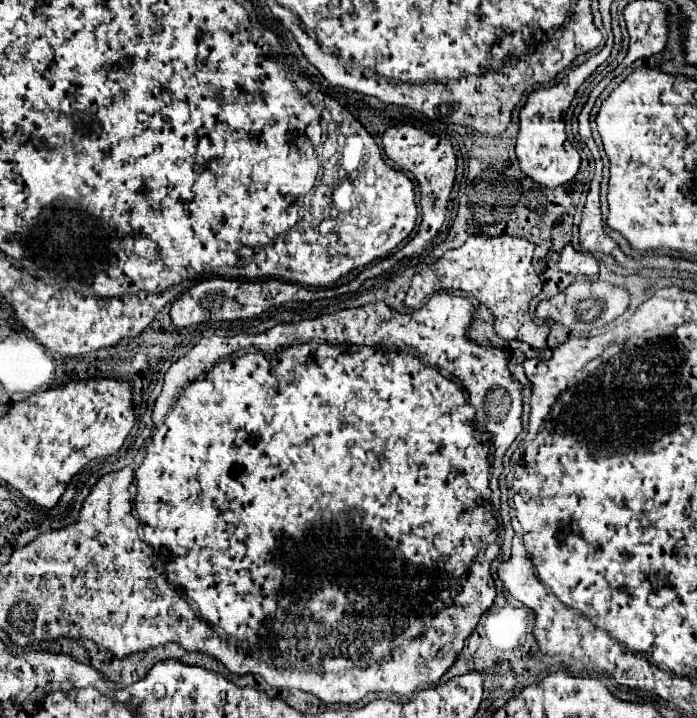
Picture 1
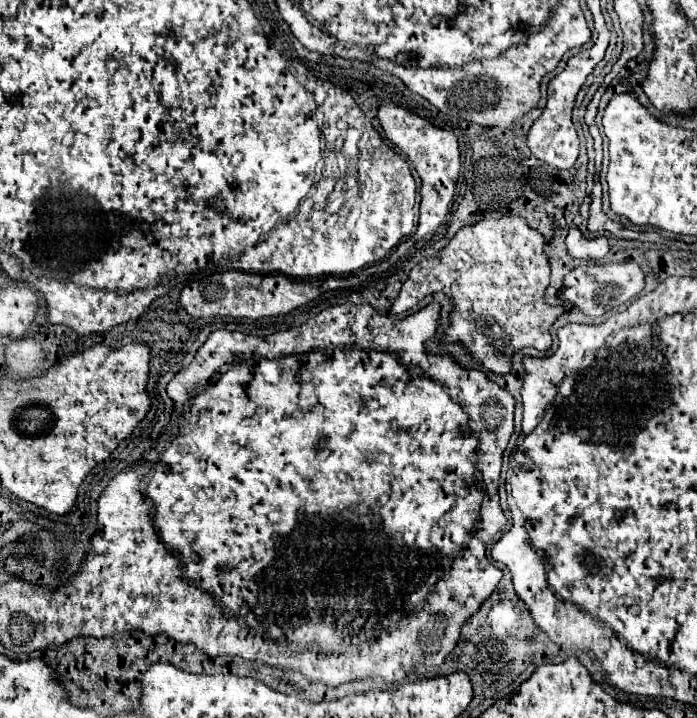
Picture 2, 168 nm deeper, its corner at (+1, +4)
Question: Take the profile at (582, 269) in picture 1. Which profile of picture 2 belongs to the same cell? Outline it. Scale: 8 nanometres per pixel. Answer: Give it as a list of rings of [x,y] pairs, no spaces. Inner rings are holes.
[[[576,226],[570,228],[566,236],[566,248],[572,258],[586,260],[590,264],[600,262],[608,254],[608,240],[602,238],[584,238]]]

